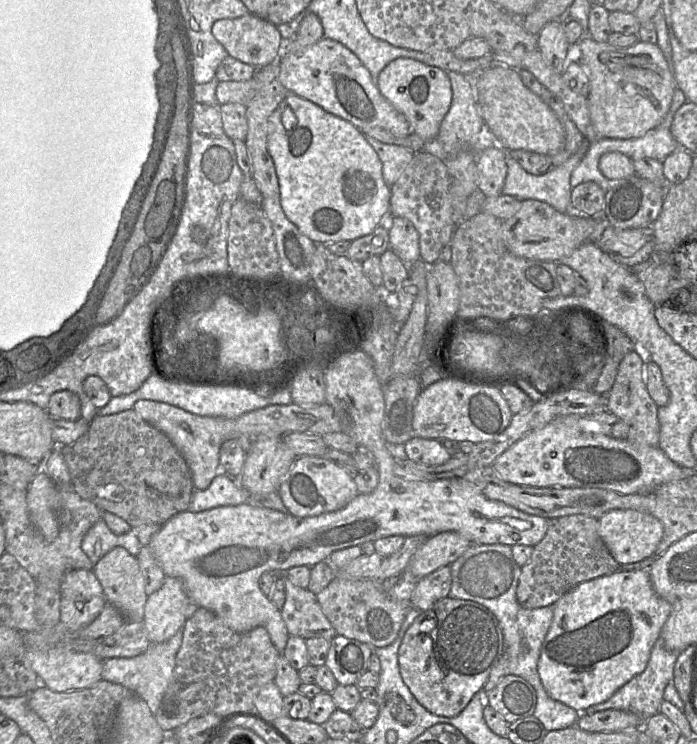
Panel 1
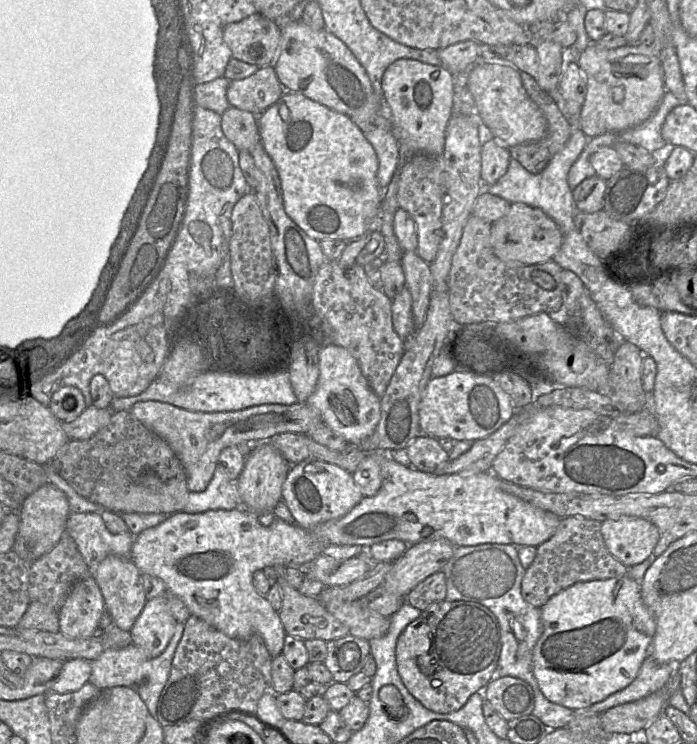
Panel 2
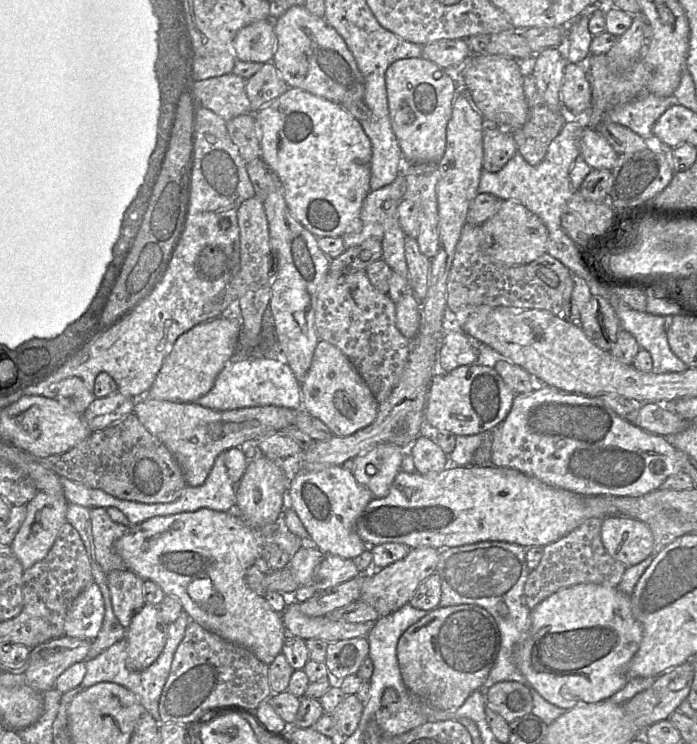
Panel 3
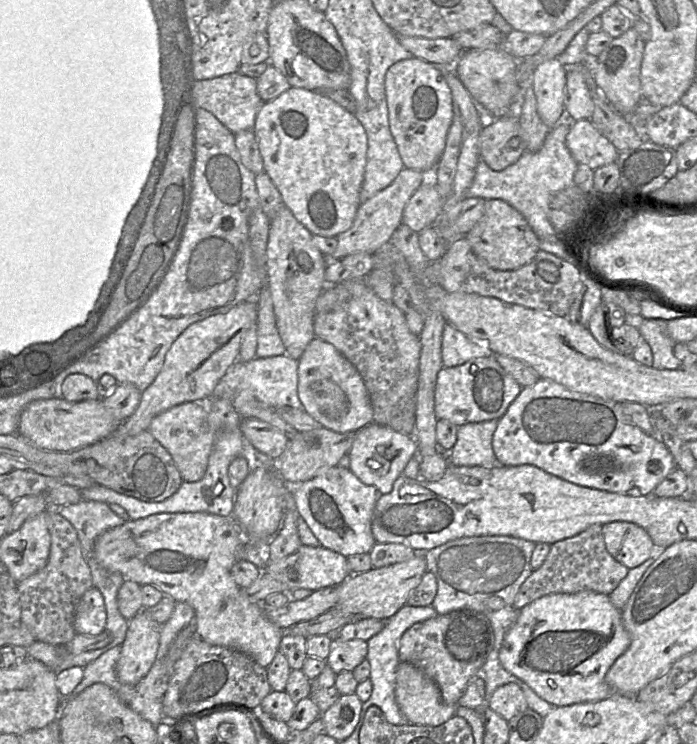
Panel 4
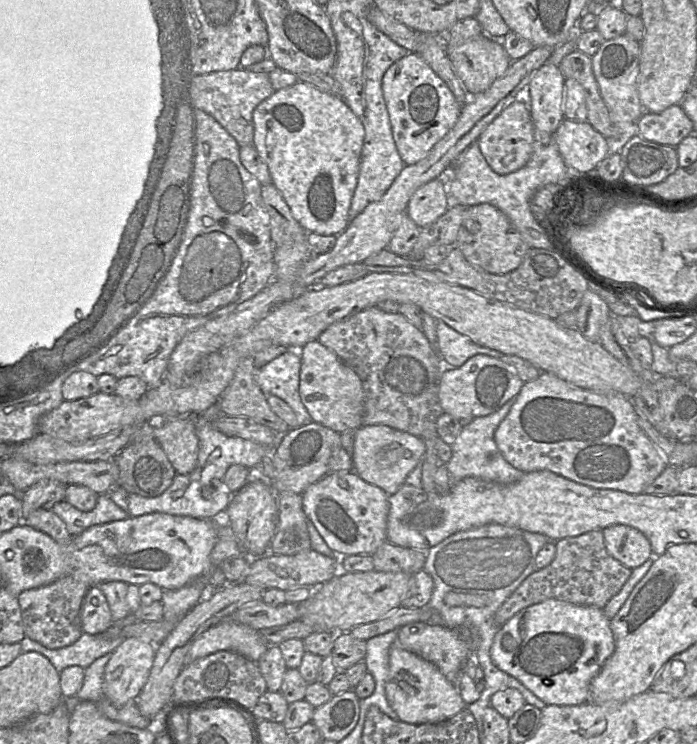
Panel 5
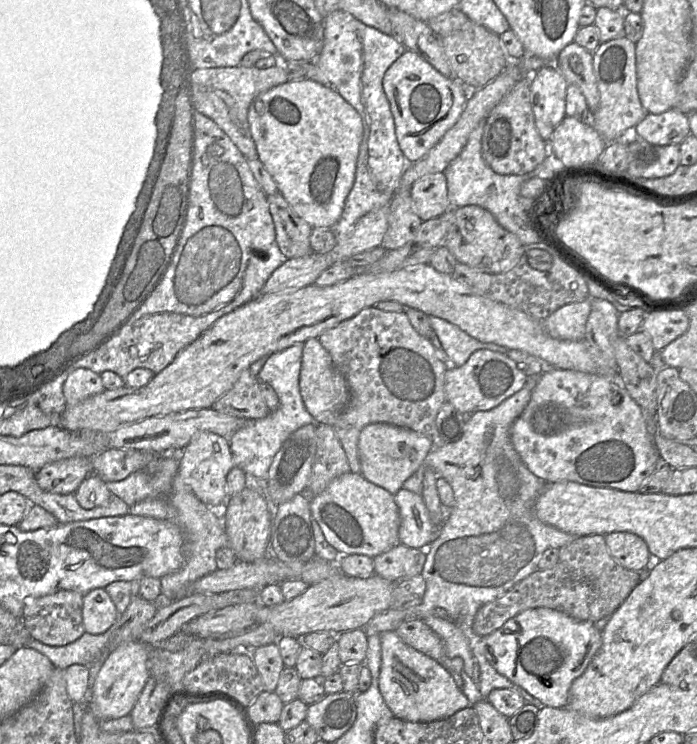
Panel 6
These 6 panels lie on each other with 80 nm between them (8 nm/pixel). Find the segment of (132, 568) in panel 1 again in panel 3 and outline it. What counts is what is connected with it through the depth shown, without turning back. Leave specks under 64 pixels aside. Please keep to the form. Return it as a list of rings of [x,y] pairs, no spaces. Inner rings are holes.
[[[130,569],[114,570],[108,574],[108,587],[113,611],[124,628],[128,628],[134,615],[145,605],[144,580]]]

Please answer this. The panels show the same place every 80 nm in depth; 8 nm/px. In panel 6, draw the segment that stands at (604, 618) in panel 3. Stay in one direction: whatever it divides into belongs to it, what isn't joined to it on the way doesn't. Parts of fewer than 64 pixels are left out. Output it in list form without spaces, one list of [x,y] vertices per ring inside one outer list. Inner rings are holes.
[[[545,607],[524,610],[508,619],[499,629],[482,637],[485,656],[498,673],[522,687],[545,706],[554,708],[567,707],[572,682],[585,671],[602,645],[602,632],[593,622],[579,621],[561,611]]]

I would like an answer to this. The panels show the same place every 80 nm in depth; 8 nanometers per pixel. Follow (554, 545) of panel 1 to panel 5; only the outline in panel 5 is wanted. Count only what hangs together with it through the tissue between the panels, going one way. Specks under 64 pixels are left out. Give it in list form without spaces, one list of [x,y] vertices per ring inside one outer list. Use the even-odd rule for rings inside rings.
[[[602,530],[563,538],[556,541],[555,546],[553,561],[530,574],[496,611],[494,620],[498,626],[503,626],[507,620],[526,607],[548,599],[603,609],[631,575],[632,570],[613,558],[606,550]]]

